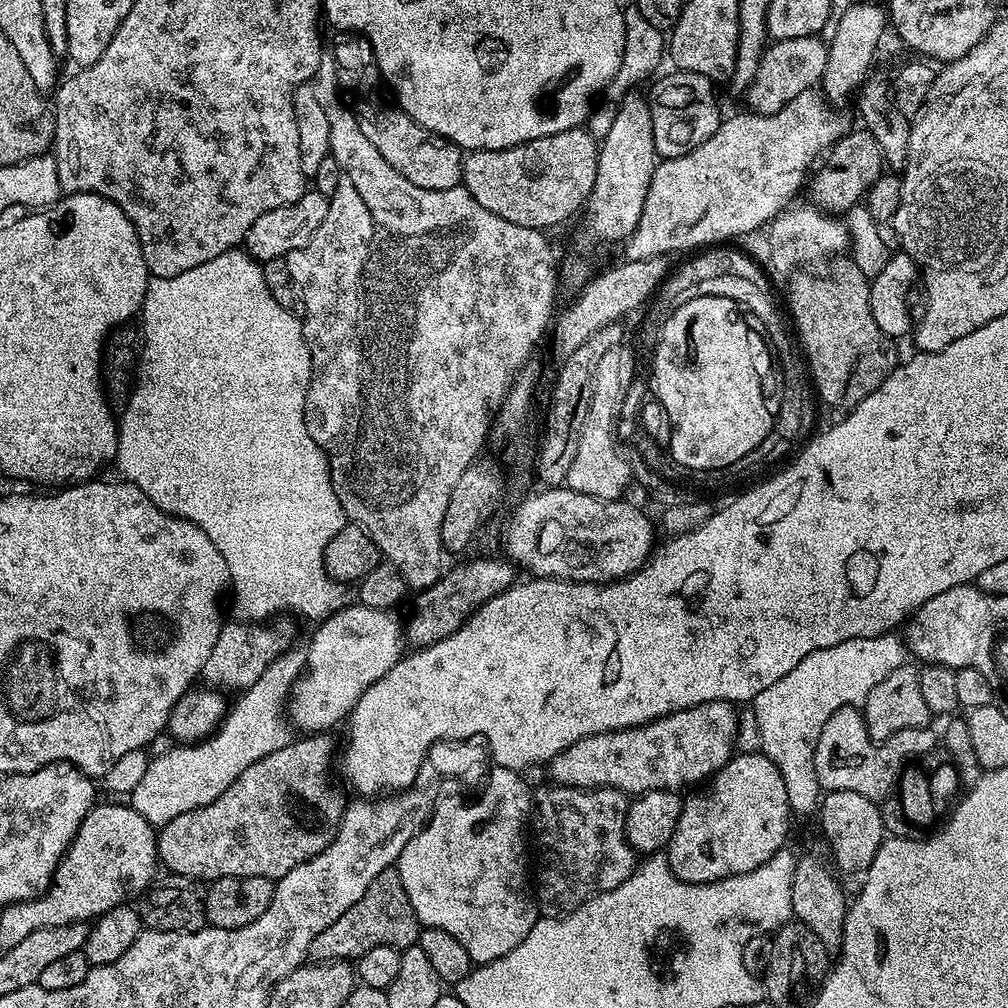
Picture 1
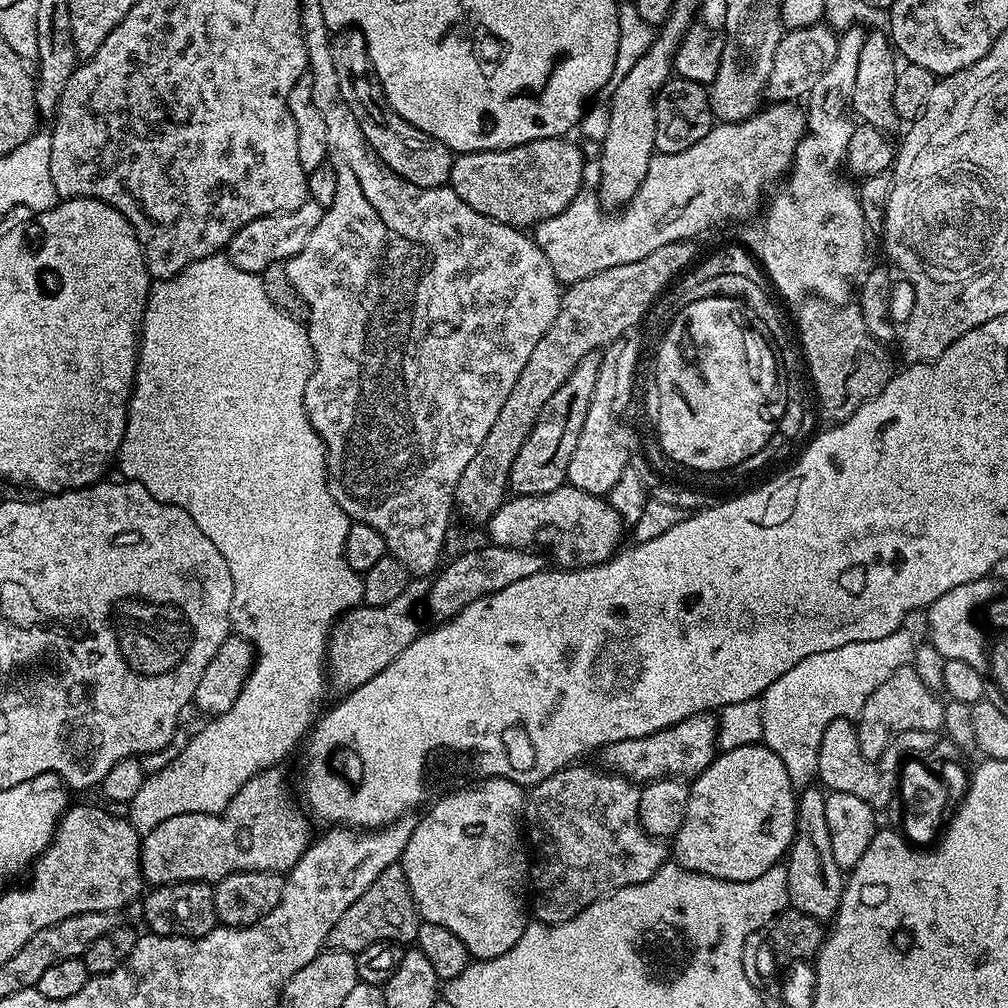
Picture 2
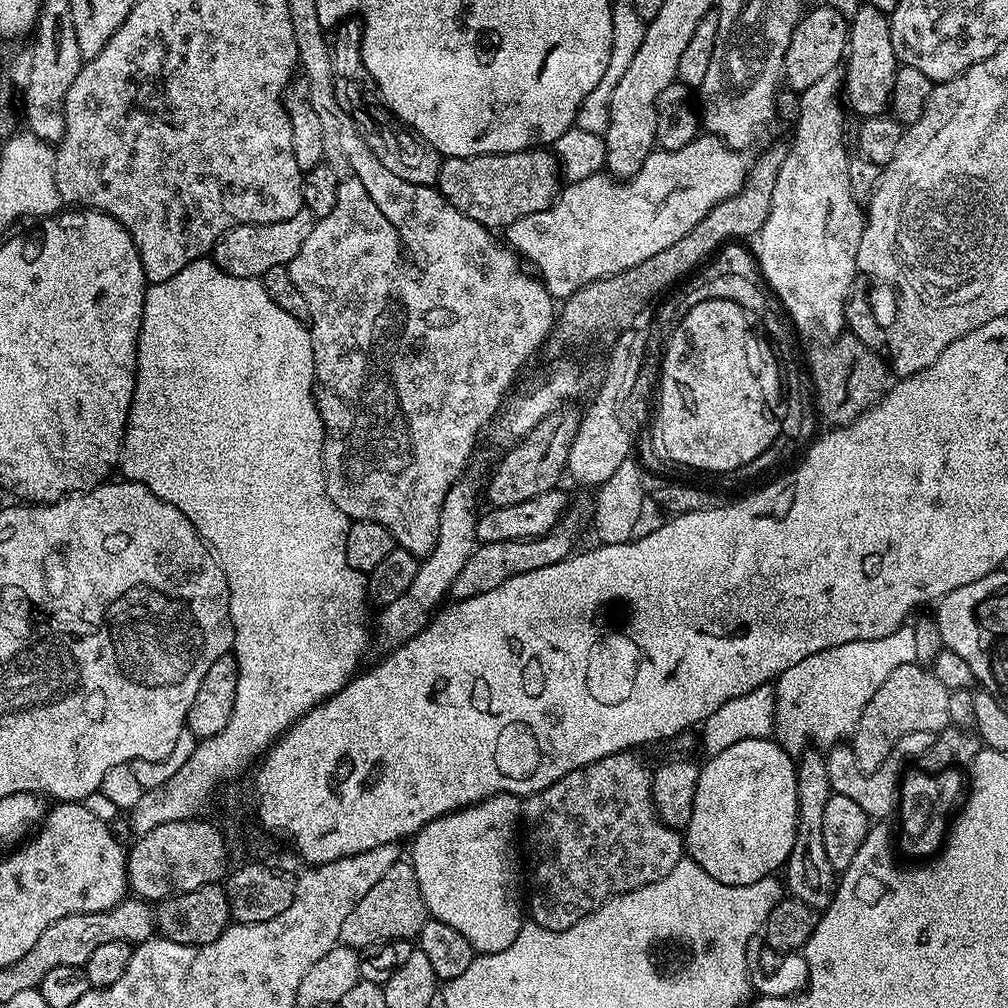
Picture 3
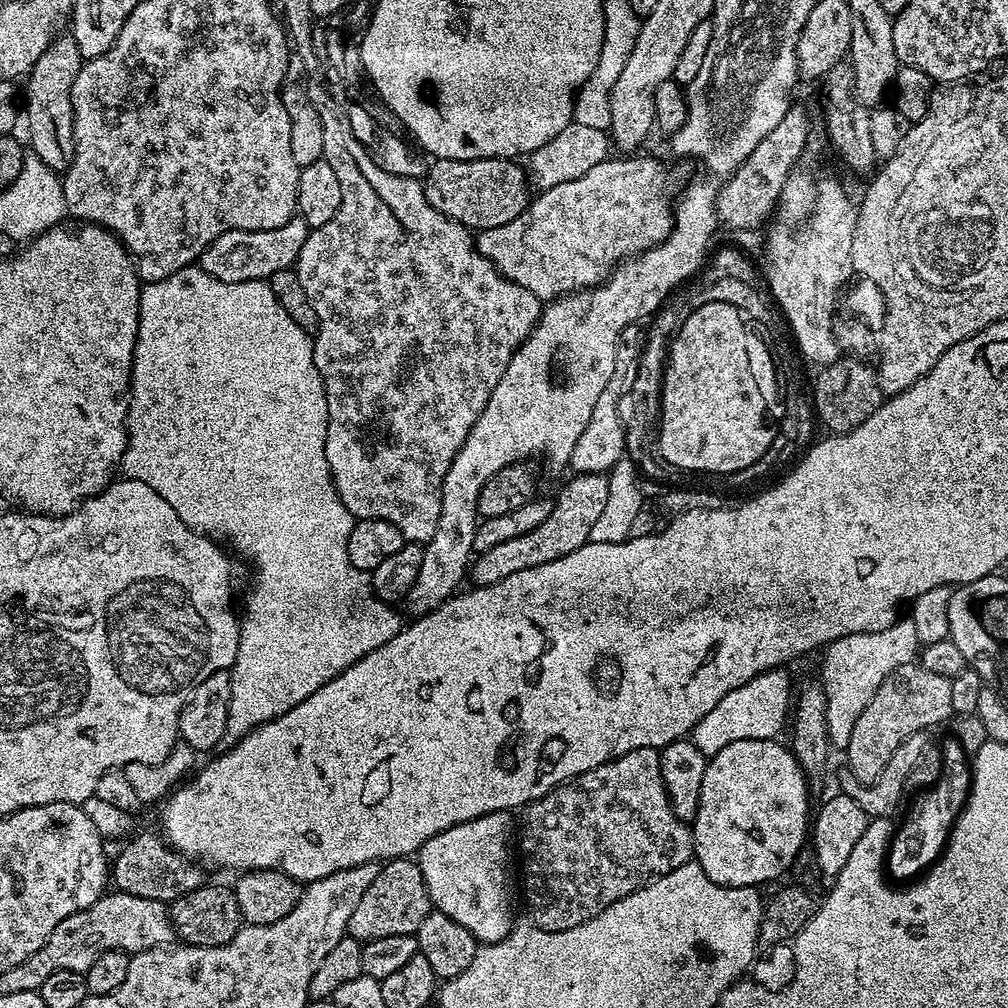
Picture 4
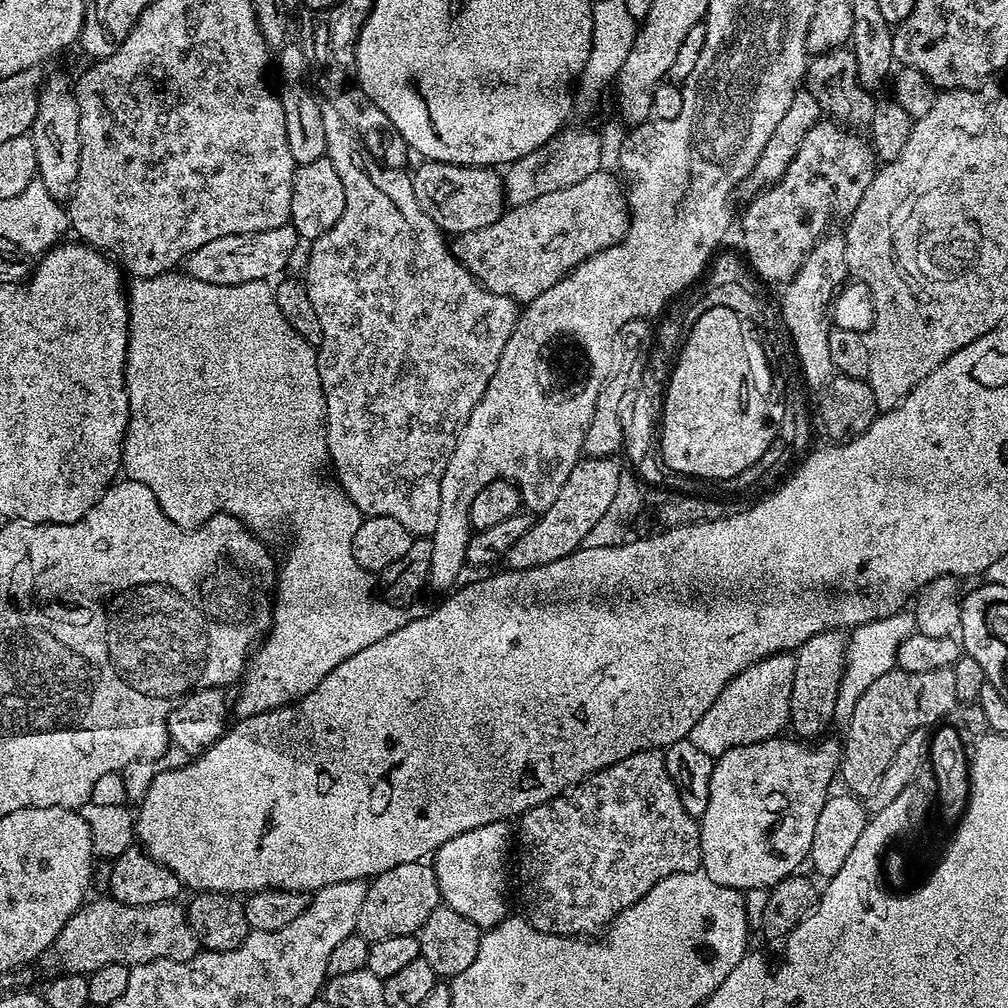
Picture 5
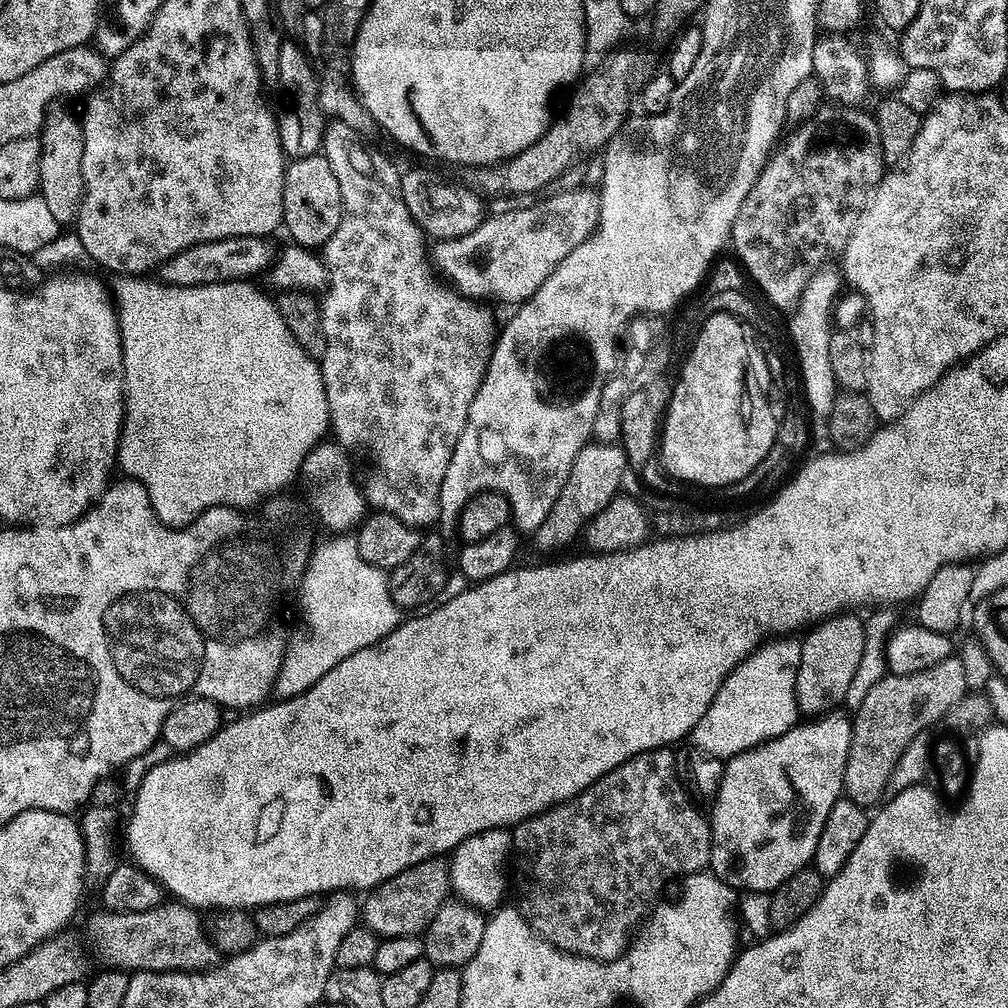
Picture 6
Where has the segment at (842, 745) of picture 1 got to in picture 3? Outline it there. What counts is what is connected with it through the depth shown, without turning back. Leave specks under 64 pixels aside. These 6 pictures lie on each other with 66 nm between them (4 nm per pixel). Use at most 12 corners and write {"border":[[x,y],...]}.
{"border":[[936,733],[906,734],[887,766],[863,772],[851,747],[832,746],[833,793],[873,821],[898,808],[900,760],[931,753]]}

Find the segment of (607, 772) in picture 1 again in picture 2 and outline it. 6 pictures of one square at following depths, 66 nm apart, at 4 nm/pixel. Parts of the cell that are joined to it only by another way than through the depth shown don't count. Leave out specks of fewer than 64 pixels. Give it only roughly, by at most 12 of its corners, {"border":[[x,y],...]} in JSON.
{"border":[[715,715],[607,744],[633,782],[695,778],[718,754]]}

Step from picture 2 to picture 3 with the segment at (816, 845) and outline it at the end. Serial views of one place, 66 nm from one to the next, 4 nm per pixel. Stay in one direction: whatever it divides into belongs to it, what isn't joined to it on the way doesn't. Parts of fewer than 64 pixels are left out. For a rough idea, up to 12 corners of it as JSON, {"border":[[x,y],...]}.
{"border":[[823,751],[796,760],[798,822],[786,865],[793,897],[823,910],[836,894],[822,835],[834,795]]}

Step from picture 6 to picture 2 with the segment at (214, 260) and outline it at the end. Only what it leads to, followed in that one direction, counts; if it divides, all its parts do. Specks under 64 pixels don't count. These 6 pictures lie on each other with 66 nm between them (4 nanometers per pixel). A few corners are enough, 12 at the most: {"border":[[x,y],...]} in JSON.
{"border":[[307,199],[254,218],[226,249],[238,270],[257,274],[306,246],[325,208]]}

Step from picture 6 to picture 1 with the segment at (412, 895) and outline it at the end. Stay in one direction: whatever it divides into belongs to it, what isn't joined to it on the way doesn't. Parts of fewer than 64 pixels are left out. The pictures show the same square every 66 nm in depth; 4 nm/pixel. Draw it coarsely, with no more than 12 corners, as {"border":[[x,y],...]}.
{"border":[[400,871],[312,943],[311,959],[359,960],[374,946],[411,948],[422,925]]}

